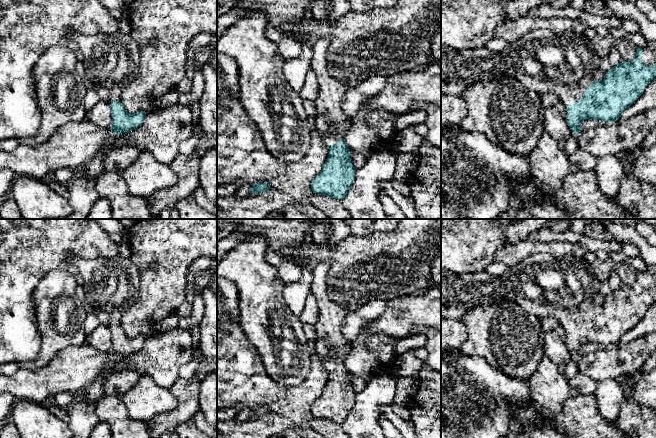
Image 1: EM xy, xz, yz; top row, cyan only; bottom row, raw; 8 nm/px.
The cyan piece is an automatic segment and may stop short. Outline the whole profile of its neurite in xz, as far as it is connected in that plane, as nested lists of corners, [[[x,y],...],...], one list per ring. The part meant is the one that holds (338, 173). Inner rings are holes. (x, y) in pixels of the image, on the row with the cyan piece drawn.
[[[322,38],[314,43],[311,69],[317,76],[319,86],[315,100],[316,130],[329,150],[321,171],[311,182],[316,194],[343,200],[355,180],[352,154],[345,143],[351,117],[341,108],[341,101],[348,88],[331,76],[327,69],[329,40]]]

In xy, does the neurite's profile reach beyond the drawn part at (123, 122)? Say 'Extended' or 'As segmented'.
Extended

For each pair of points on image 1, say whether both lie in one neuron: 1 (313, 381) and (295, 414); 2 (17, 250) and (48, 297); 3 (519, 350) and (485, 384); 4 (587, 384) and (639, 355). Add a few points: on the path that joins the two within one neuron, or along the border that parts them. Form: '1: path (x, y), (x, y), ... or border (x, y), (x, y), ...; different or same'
1: path (310, 389), (296, 403), (296, 406); same
2: border (58, 269), (39, 282), (33, 306); different
3: border (479, 357), (505, 374), (521, 379); different
4: border (579, 371), (597, 382); different

